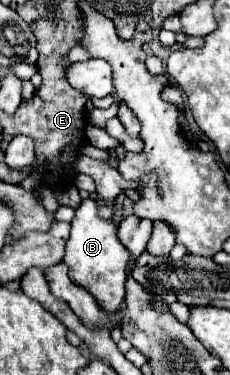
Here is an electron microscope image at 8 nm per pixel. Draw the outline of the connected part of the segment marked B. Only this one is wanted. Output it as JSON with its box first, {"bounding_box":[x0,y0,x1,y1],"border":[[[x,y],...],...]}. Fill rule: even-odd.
{"bounding_box":[64,201,128,313],"border":[[[82,201],[72,219],[72,233],[66,243],[64,263],[70,267],[72,283],[84,287],[90,295],[94,295],[96,303],[104,313],[114,313],[124,303],[124,281],[128,267],[128,251],[116,237],[118,221],[98,217],[96,201]]]}

